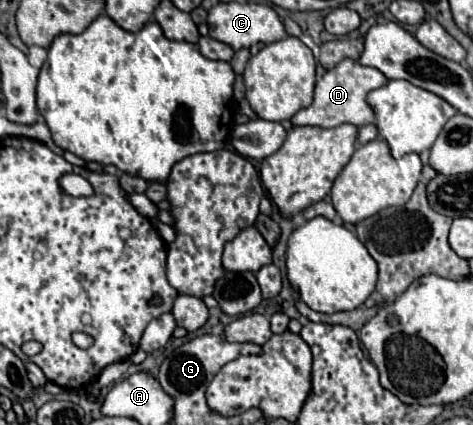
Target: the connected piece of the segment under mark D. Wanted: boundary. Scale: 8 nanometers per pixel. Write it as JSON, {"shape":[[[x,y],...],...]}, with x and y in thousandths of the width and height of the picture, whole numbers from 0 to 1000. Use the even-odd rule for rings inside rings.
{"shape":[[[725,139],[712,158],[696,162],[666,200],[666,238],[628,261],[615,275],[619,294],[674,294],[674,299],[712,299],[725,289],[742,289],[742,294],[776,294],[793,285],[793,266],[789,252],[776,242],[776,219],[818,200],[822,186],[793,158],[772,158],[751,139]]]}

